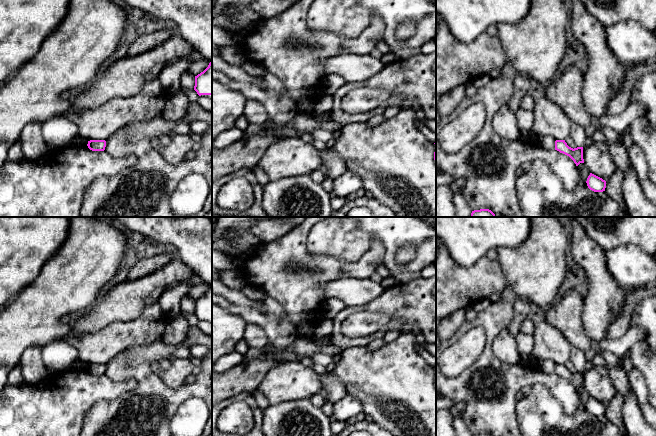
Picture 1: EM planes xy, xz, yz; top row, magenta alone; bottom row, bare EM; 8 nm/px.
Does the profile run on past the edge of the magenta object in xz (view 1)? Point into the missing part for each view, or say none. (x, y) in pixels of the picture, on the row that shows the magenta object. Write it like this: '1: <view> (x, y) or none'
1: none

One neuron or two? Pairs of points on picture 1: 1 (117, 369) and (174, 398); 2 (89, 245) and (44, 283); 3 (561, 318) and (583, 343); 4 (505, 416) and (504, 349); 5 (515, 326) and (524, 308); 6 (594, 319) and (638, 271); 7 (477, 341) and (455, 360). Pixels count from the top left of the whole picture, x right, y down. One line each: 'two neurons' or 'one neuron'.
1: one neuron
2: one neuron
3: one neuron
4: two neurons
5: one neuron
6: two neurons
7: one neuron

